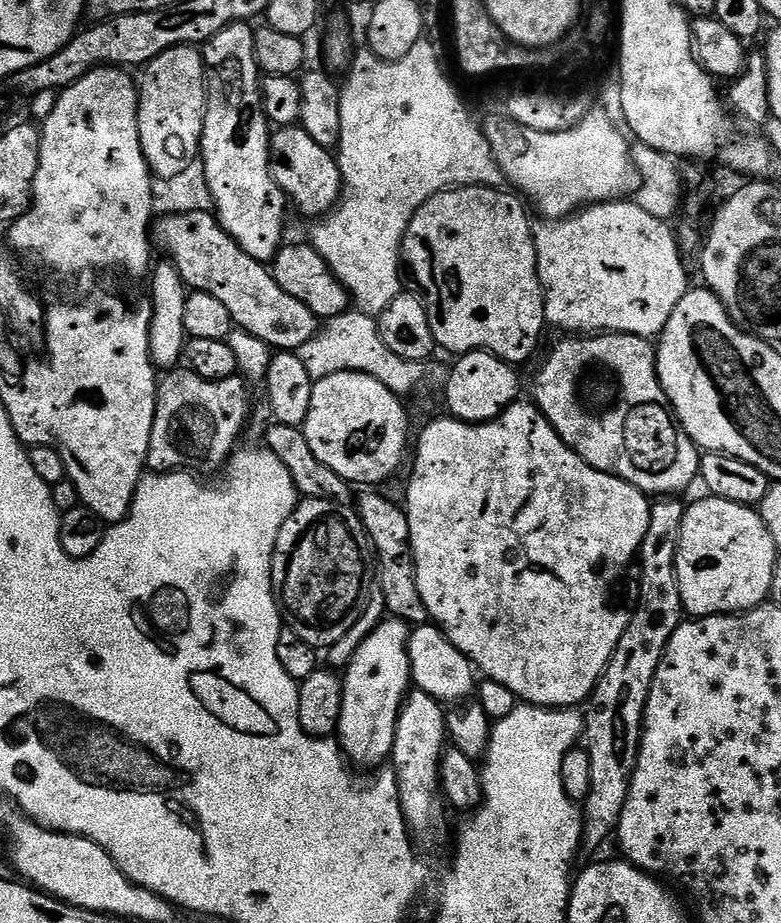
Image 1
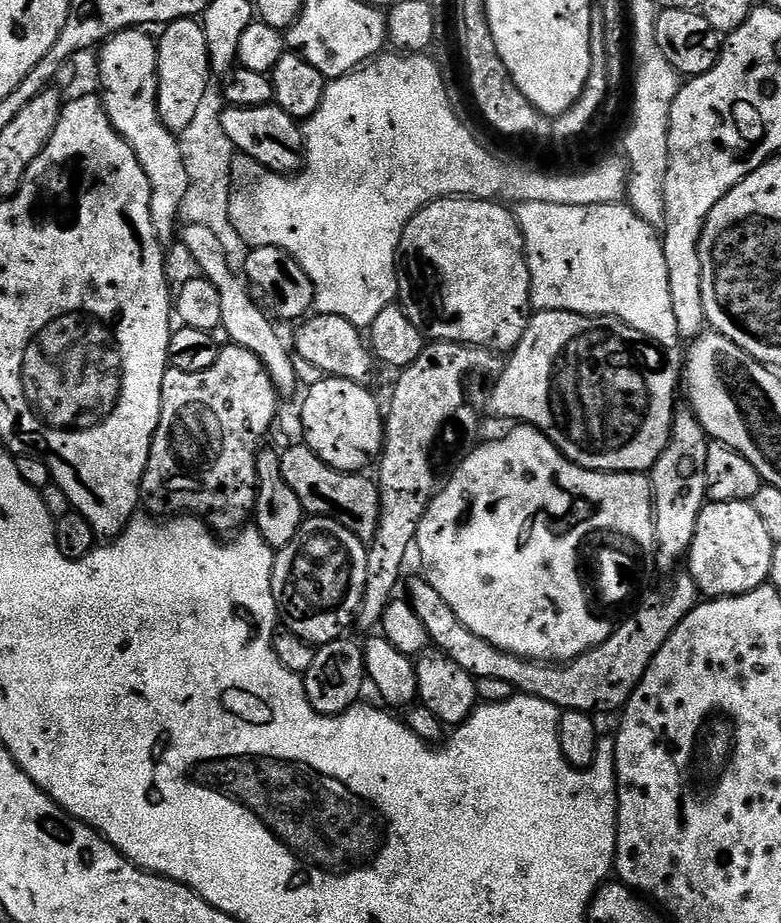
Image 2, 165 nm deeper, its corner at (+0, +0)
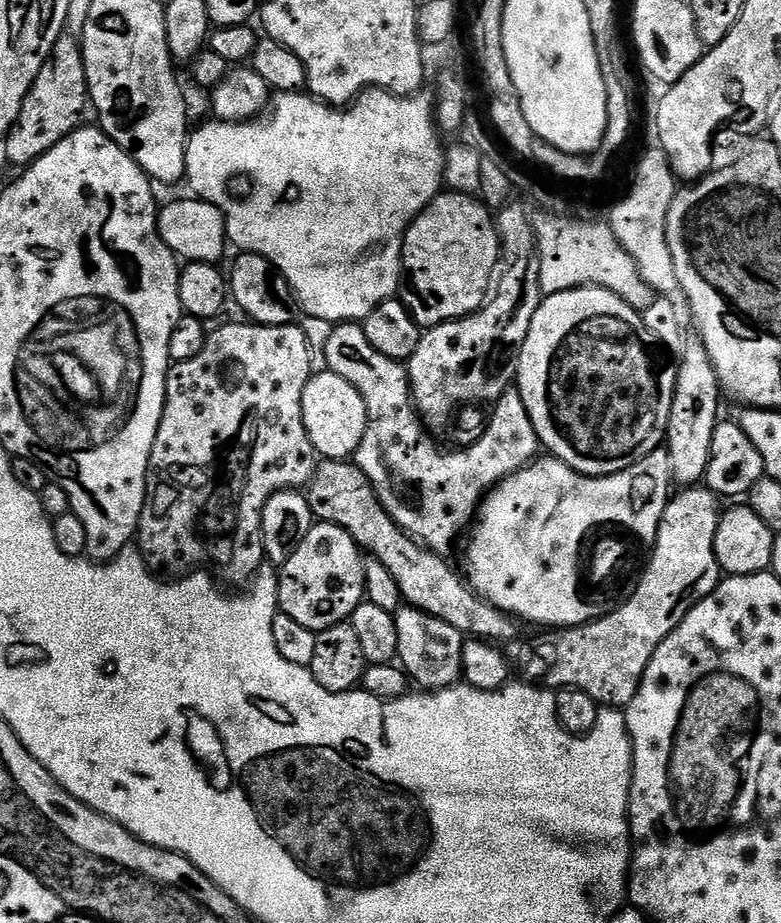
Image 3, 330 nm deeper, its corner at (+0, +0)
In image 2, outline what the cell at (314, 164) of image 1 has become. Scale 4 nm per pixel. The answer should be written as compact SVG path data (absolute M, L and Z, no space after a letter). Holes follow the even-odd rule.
M275 102L257 108L225 107L222 130L226 130L226 138L230 138L237 153L258 161L271 172L292 174L301 167L304 159L304 134L301 125Z

